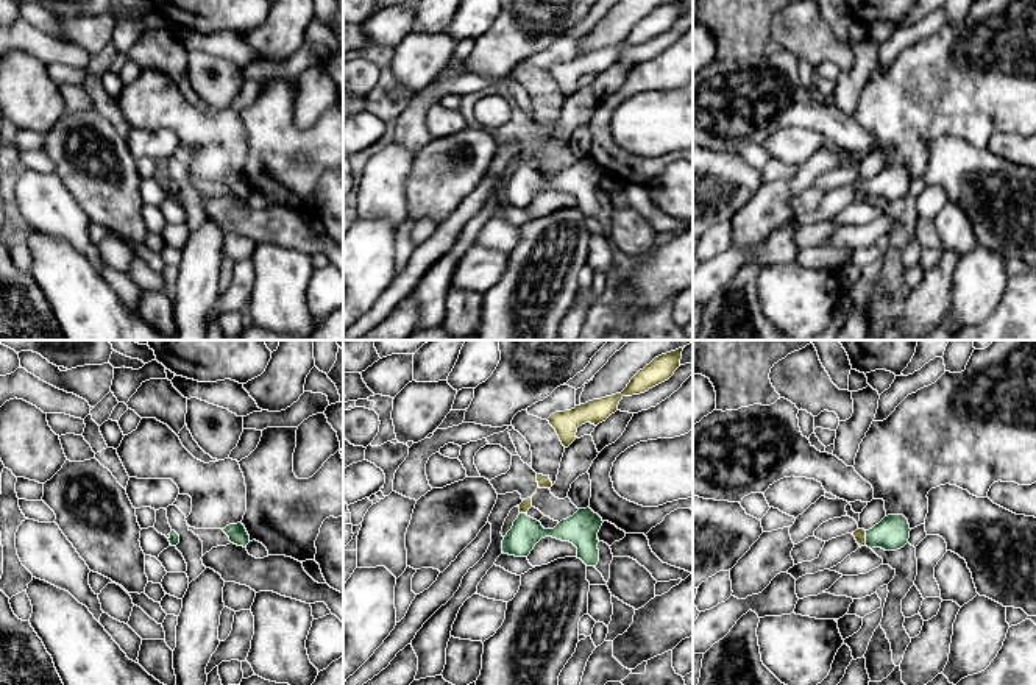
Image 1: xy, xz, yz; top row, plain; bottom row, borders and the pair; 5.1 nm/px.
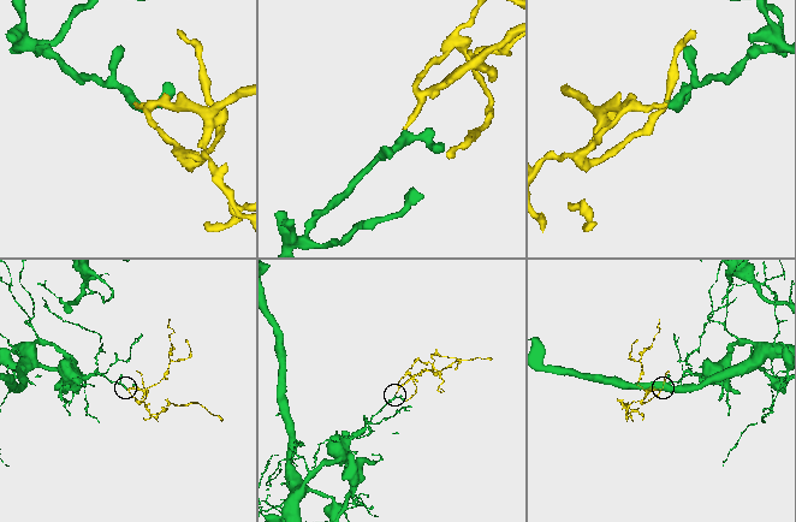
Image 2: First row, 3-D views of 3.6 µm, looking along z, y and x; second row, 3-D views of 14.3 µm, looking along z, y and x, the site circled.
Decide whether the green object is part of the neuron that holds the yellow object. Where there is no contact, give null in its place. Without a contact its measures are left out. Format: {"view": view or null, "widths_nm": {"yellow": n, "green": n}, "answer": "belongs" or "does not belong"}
{"view": "yz", "widths_nm": {"yellow": 60, "green": 170}, "answer": "belongs"}

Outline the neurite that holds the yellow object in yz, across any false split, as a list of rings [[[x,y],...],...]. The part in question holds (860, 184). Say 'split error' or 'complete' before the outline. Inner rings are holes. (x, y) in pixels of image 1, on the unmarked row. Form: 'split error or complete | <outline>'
split error | [[[888,165],[872,179],[857,179],[852,186],[860,197],[897,201],[908,193],[910,175],[903,165]]]

